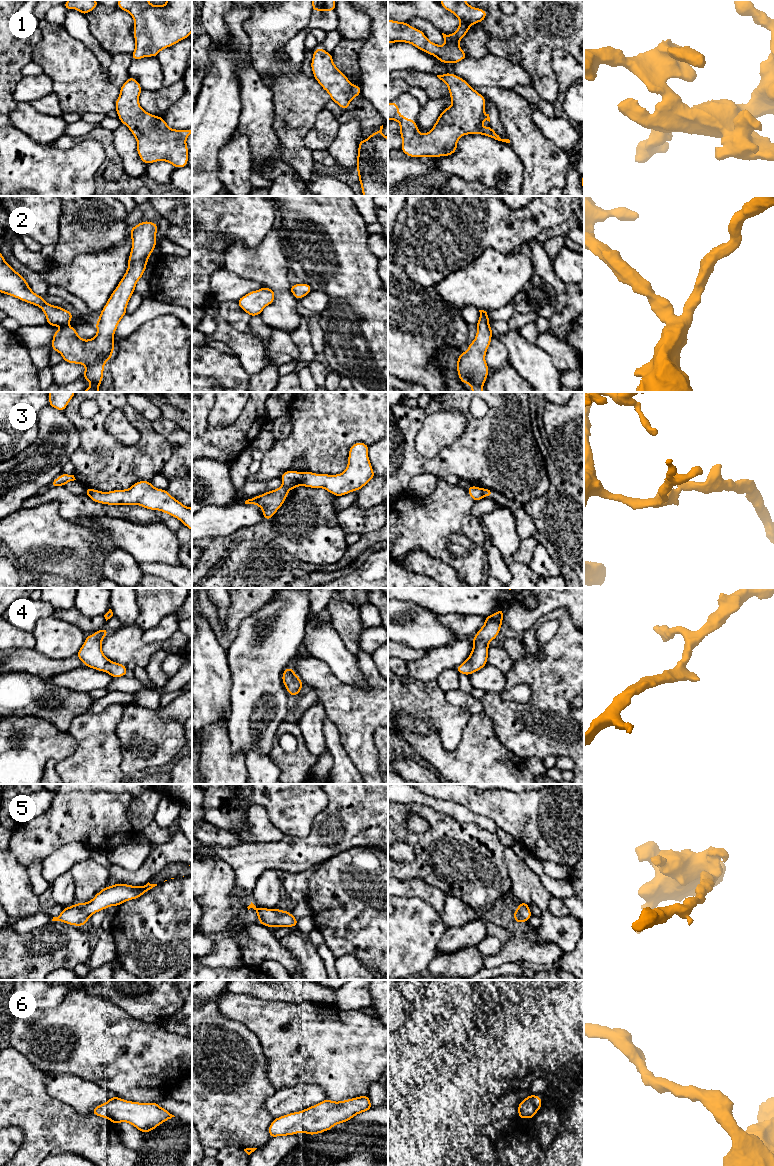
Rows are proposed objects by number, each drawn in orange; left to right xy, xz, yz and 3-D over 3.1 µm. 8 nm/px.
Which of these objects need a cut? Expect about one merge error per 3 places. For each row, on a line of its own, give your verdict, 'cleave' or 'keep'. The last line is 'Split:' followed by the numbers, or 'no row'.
1: keep
2: keep
3: cleave
4: keep
5: keep
6: keep
Split: 3

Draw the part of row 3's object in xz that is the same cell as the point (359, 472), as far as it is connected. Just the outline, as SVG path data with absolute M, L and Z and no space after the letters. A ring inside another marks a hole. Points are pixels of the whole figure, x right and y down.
M354 443L349 449L347 467L340 474L316 474L309 471L289 470L281 475L281 481L289 489L295 489L298 486L323 488L338 497L352 491L359 491L376 476L368 458L368 450L367 444Z

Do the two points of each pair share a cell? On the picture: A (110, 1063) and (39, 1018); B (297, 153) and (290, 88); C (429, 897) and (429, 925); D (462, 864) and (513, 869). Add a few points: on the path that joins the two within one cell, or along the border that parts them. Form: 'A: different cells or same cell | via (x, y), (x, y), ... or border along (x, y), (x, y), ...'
A: same cell | via (92, 1045), (86, 1039), (60, 1039), (57, 1036)
B: same cell | via (291, 137), (291, 104)
C: different cells | border along (407, 897), (422, 898), (440, 914)
D: different cells | border along (504, 848), (503, 861), (510, 880), (510, 890)

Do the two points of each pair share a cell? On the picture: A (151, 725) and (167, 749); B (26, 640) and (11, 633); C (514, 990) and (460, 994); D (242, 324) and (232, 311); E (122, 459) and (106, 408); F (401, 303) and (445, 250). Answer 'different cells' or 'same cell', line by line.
A: same cell
B: same cell
C: same cell
D: same cell
E: same cell
F: different cells

